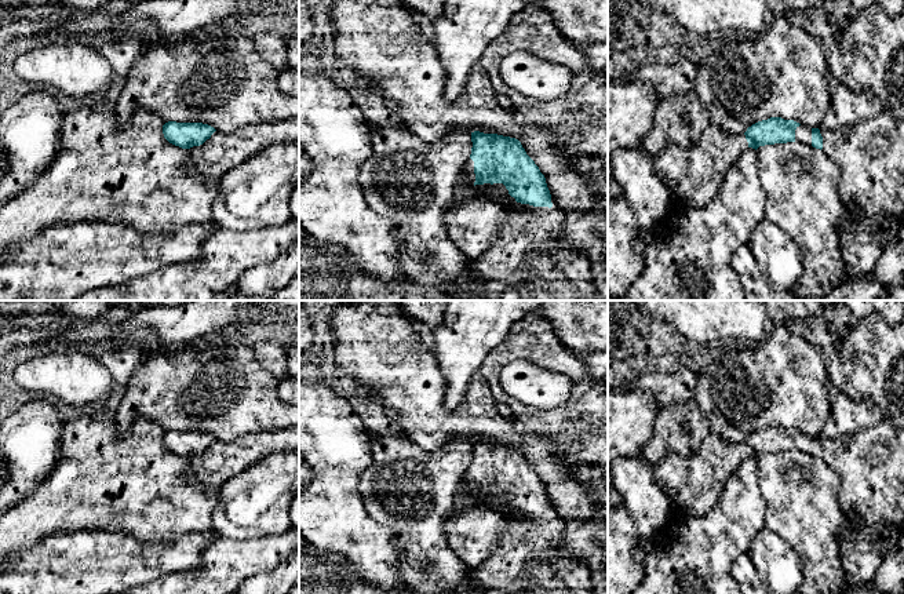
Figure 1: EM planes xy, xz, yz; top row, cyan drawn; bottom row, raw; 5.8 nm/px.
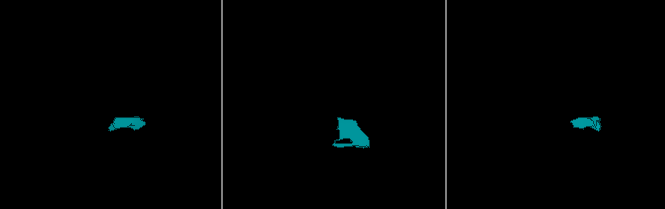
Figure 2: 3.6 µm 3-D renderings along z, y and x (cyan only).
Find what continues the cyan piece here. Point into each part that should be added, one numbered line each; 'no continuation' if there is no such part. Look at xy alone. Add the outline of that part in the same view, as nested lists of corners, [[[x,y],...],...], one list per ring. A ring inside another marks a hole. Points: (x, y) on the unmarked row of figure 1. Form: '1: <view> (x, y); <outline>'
no continuation

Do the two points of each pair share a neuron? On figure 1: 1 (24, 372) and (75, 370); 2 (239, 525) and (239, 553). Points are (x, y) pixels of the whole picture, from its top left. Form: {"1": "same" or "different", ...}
{"1": "same", "2": "different"}

